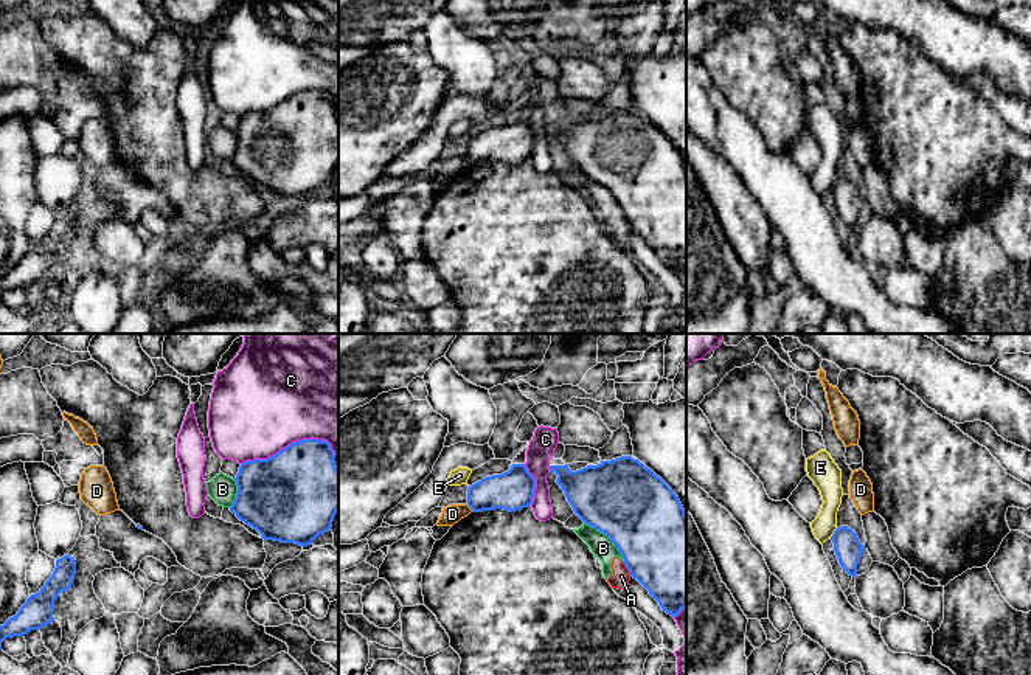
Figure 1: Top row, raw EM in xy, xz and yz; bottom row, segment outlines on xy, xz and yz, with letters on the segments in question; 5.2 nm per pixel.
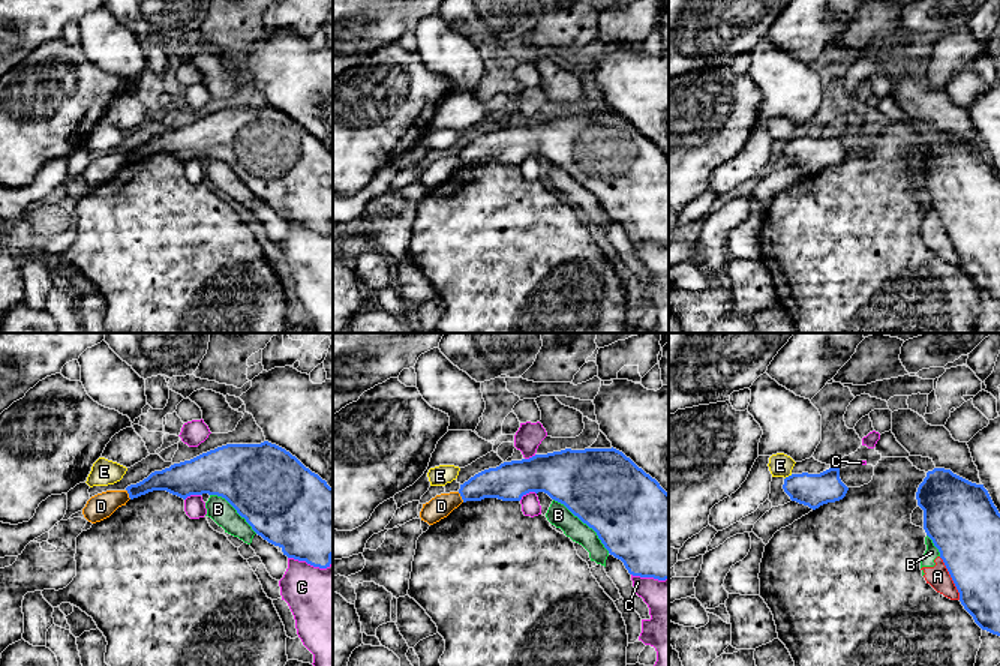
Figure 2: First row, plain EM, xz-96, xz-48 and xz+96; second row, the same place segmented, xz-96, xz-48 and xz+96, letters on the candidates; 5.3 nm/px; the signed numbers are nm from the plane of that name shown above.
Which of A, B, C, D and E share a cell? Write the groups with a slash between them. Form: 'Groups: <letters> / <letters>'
Groups: A B / C / D / E

